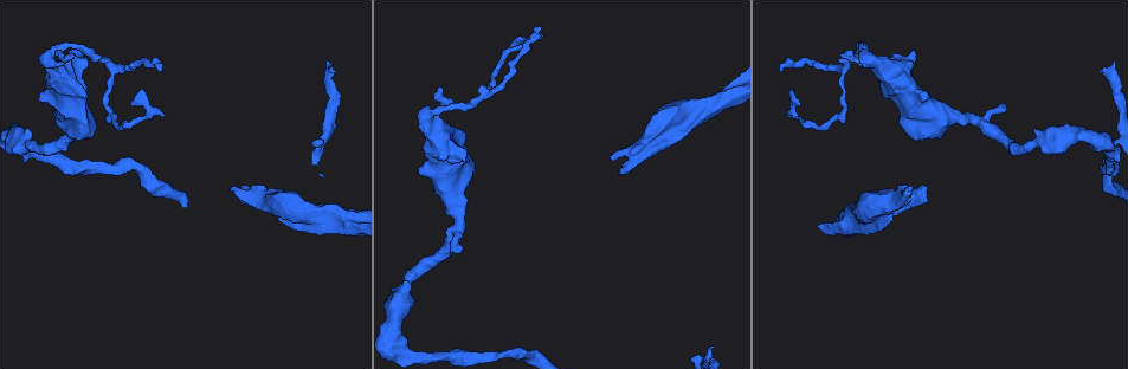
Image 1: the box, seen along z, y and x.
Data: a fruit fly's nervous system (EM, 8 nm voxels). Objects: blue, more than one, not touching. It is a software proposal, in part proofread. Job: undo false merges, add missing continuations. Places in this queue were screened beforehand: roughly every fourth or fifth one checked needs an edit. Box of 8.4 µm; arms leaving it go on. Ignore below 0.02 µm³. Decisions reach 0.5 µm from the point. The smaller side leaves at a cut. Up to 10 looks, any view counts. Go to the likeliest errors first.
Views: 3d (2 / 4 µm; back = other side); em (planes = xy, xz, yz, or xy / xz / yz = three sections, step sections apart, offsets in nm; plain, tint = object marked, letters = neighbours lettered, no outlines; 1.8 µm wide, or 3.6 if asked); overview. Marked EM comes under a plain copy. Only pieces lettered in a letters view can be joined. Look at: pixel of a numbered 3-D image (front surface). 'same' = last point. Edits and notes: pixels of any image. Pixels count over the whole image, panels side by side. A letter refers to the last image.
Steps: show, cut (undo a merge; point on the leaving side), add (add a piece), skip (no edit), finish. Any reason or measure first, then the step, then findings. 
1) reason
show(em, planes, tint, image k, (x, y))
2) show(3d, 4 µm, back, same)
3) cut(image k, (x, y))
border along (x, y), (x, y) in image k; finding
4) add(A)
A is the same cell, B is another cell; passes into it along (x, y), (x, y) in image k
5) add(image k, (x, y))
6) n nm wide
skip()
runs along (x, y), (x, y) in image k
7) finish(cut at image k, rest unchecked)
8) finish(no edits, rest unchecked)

show(em, xz, step 8, letters, image 1, (926, 202))

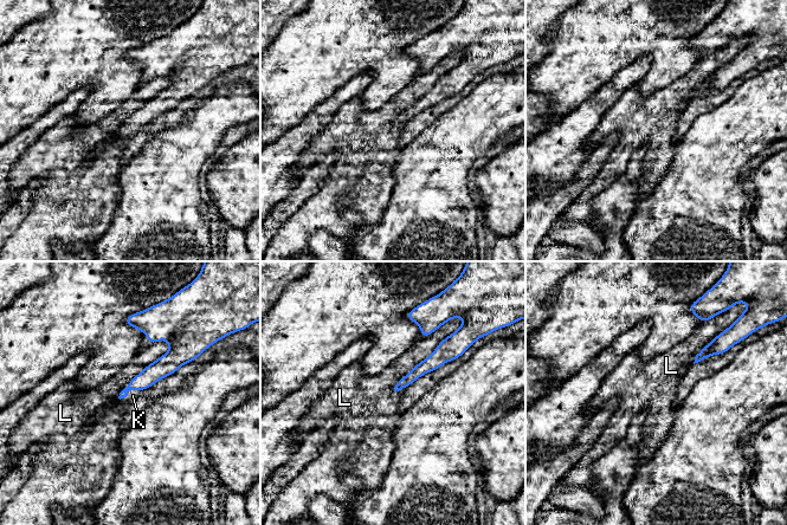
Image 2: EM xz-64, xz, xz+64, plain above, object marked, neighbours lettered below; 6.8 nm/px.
add(K)
K is the same cell, L is another cell; it goes on there

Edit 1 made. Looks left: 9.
see it whole again
show(overview)

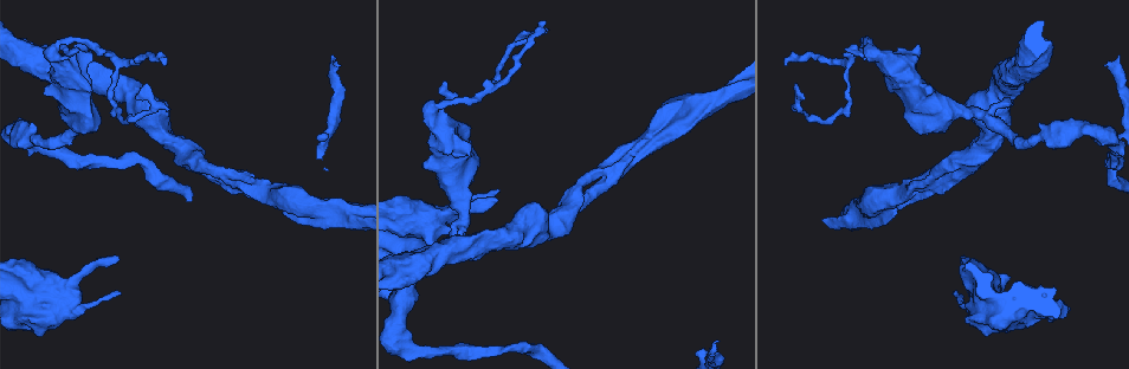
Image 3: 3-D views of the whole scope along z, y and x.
side arm on a straight run
show(em, 3.6 µm, planes, tint, image 3, (890, 61))

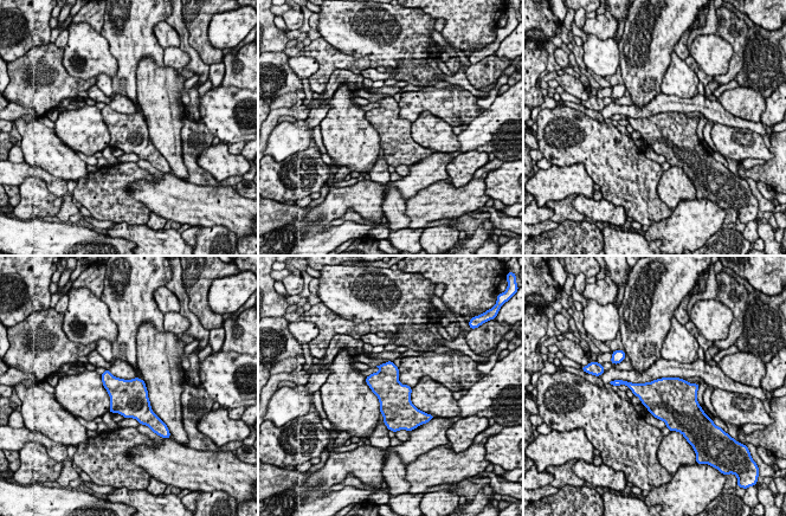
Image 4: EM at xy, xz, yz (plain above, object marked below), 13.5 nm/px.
what lies round it
show(em, 3.6 µm, planes, letters, same)

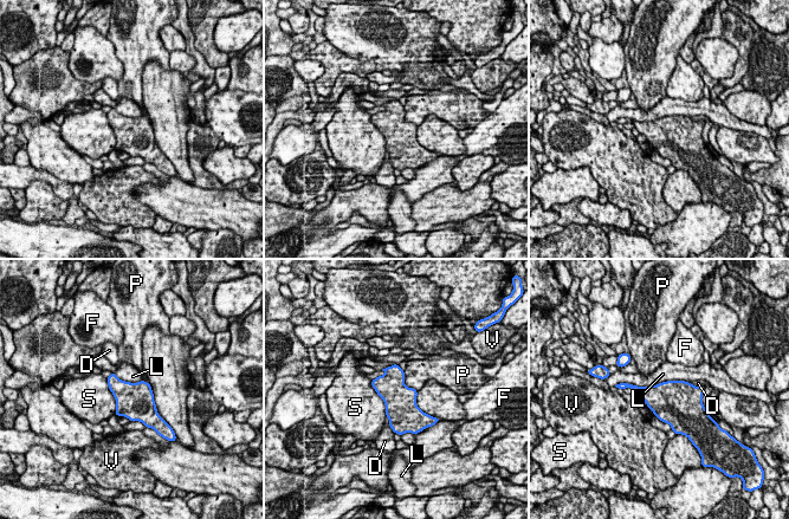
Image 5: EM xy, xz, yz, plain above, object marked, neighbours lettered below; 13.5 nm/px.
L touches over 950 nm
skip()
D, F, L, P, S and V are other cells; border along (689, 381), (621, 383) in image 5; all the same cell

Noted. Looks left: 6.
thick turns thin
show(3d, 2 µm, image 3, (1060, 309))

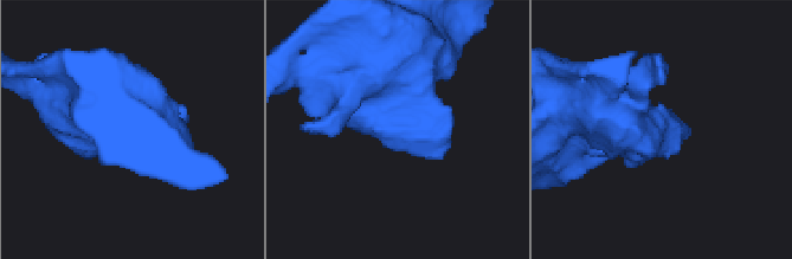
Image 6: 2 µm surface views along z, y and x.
shape alone is not enough
show(em, planes, letters, image 6, (655, 124))

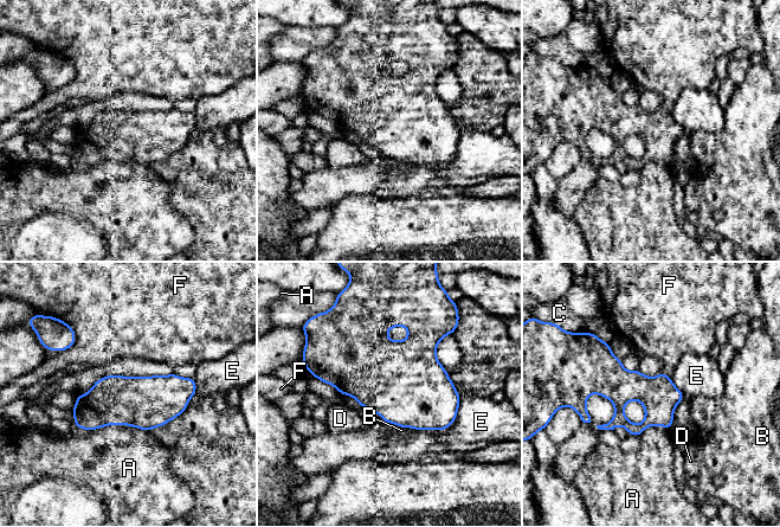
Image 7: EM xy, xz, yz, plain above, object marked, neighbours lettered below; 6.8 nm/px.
skip()
A, B, C, D, E and F are other cells; border along (462, 398), (446, 428), (406, 428) in image 7; all the same cell

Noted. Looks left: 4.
branch stops here
show(3d, 4 µm, image 3, (165, 63))

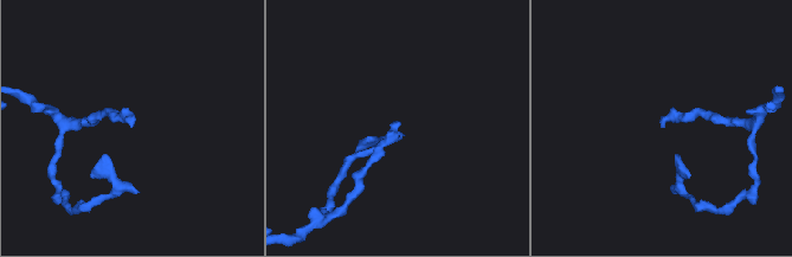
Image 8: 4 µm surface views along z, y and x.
show(em, xz, step 4, letters, image 8, (399, 123))

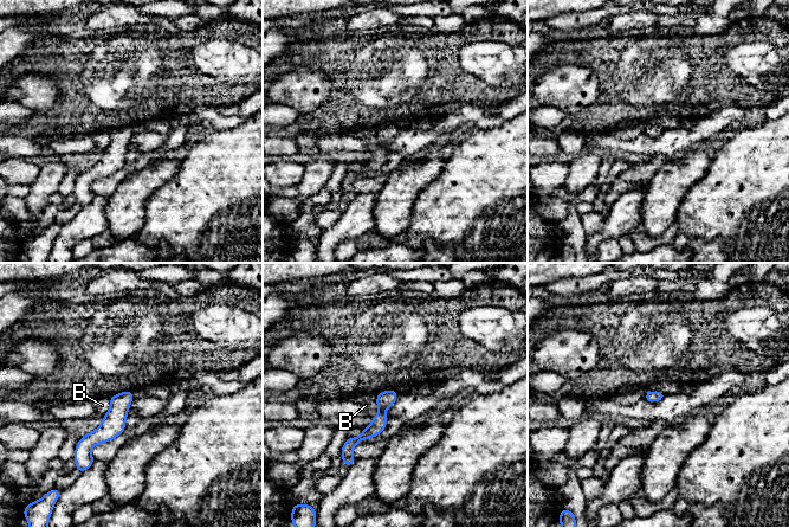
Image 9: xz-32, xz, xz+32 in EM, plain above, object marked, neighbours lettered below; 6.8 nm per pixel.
show(em, planes, letters, same)

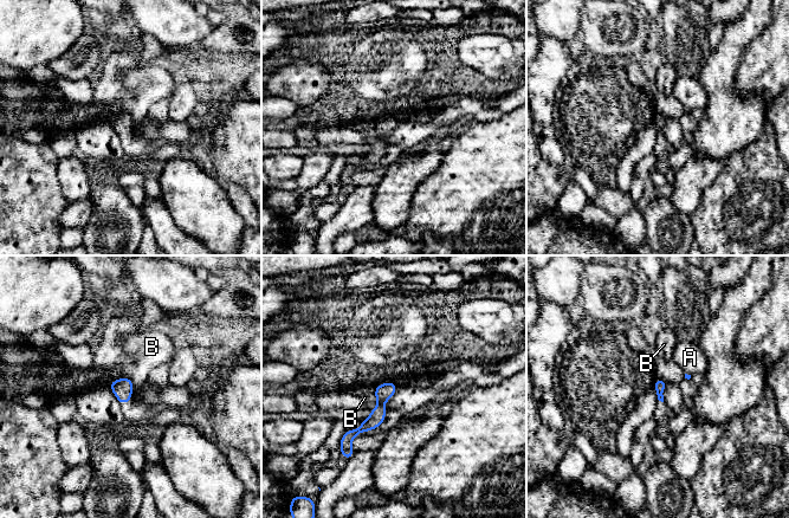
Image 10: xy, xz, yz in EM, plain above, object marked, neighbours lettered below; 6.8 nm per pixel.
B touches over 50 nm
skip()
A and B are other cells; runs along (390, 384), (379, 413), (348, 441) in image 10; no lettered piece goes on from it

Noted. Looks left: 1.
finish(add at image 2, rest unchecked)

